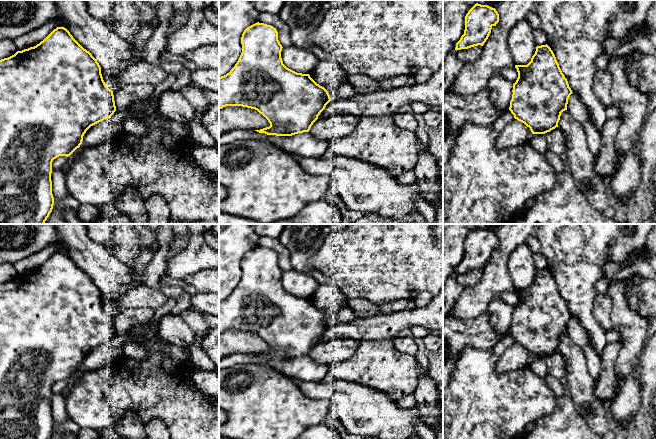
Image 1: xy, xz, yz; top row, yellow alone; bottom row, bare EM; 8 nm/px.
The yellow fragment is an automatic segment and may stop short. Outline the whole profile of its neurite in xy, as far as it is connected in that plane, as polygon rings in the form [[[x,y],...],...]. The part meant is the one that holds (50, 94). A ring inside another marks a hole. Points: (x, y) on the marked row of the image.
[[[57,27],[54,29],[43,41],[34,47],[17,51],[14,55],[0,60],[0,224],[44,224],[50,213],[52,212],[54,205],[54,197],[52,194],[52,162],[59,156],[70,156],[77,148],[80,147],[83,141],[83,136],[86,131],[93,125],[103,121],[104,119],[111,118],[116,111],[113,91],[110,90],[102,77],[101,67],[92,54],[84,49],[70,34],[70,32],[64,27]]]

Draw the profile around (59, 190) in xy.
[[[52,169],[51,181],[54,200],[62,200],[65,198],[68,191],[65,184],[65,175],[62,170]]]

